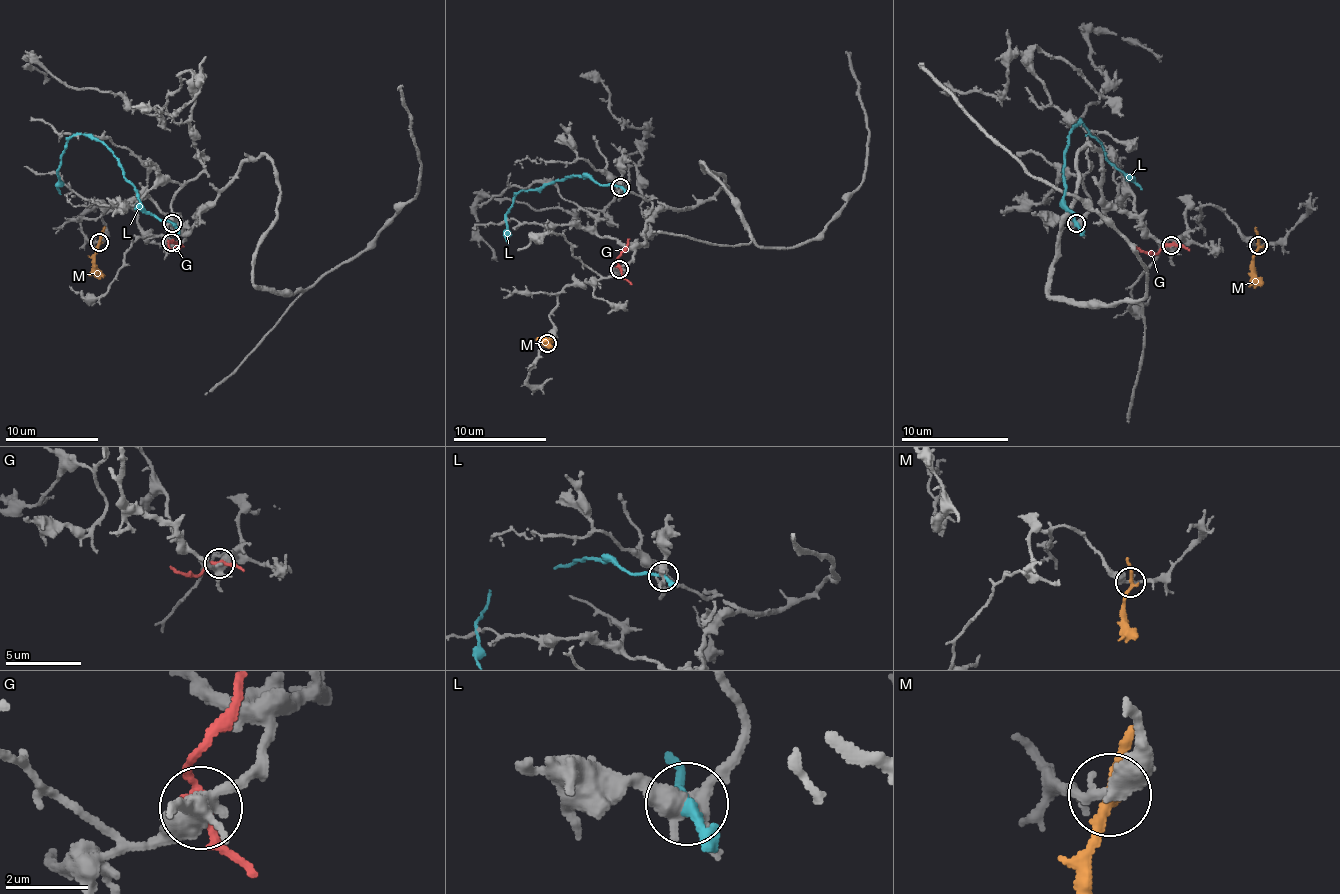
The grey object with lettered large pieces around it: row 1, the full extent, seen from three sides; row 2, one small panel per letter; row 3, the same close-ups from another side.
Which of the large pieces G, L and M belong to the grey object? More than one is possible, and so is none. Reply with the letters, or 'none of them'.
G

